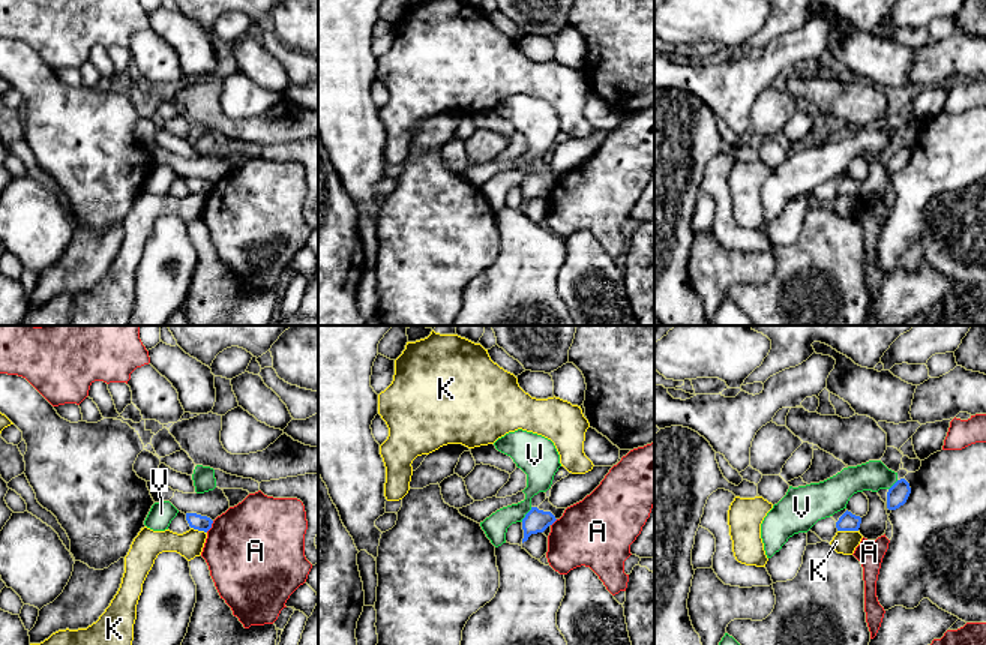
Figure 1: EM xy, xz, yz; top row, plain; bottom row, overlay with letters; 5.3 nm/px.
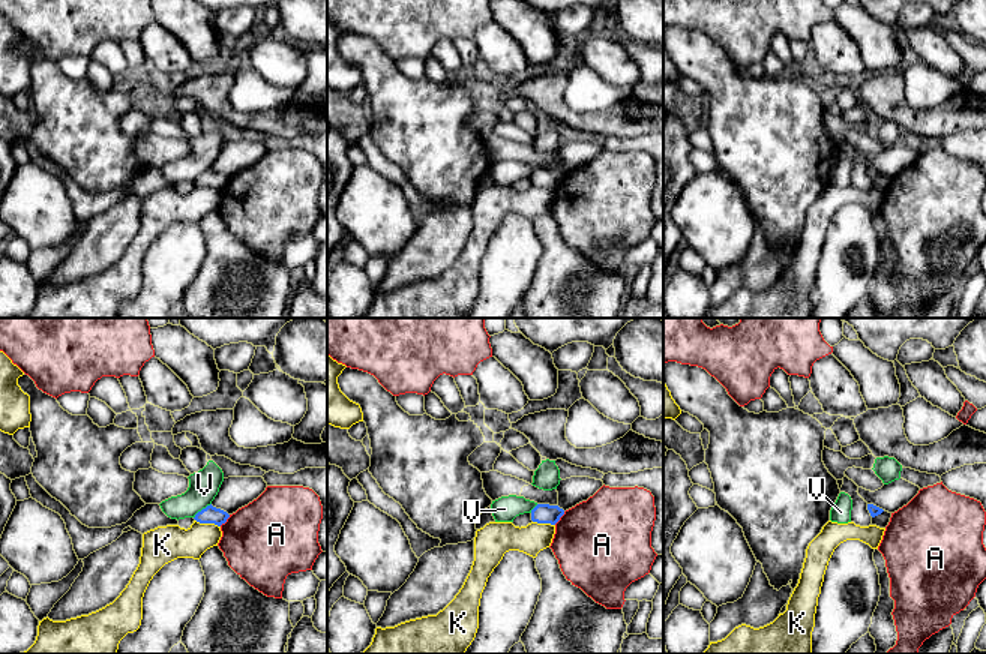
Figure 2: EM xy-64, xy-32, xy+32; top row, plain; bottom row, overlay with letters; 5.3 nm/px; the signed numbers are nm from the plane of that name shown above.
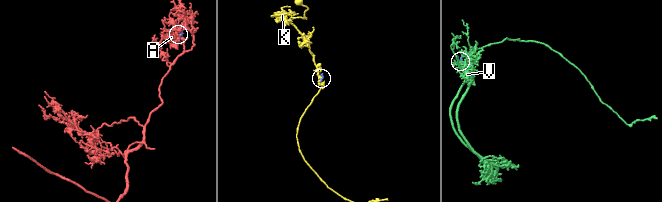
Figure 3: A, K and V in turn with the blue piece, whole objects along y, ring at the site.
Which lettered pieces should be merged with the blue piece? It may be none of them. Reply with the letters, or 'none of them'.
none of them

